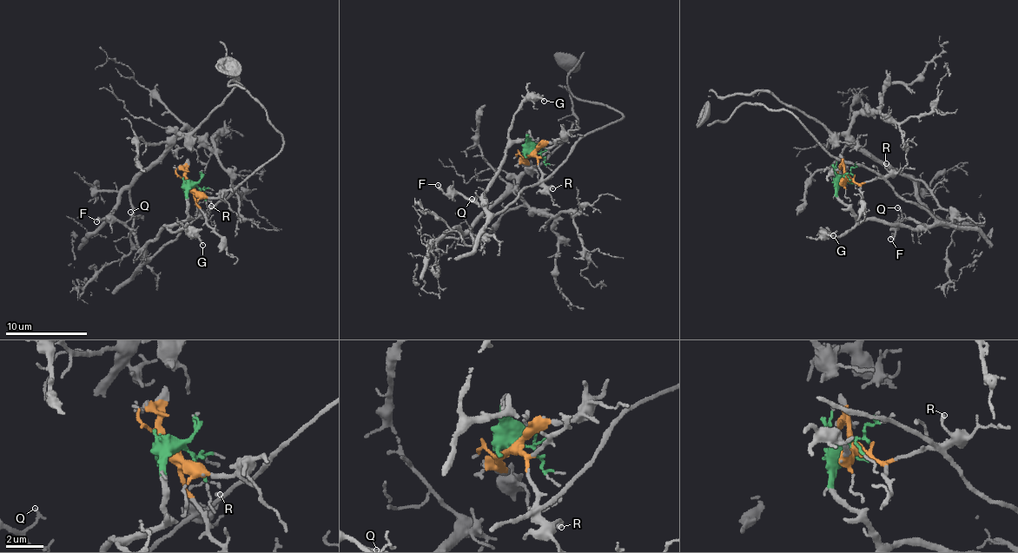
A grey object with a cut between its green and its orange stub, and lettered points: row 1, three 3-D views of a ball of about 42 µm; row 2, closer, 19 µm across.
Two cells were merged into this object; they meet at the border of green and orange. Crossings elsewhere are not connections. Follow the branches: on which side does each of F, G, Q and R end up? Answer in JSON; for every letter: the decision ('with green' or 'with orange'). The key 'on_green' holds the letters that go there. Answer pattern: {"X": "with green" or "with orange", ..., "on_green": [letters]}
{"F": "with green", "G": "with green", "Q": "with green", "R": "with orange", "on_green": ["F", "G", "Q"]}

